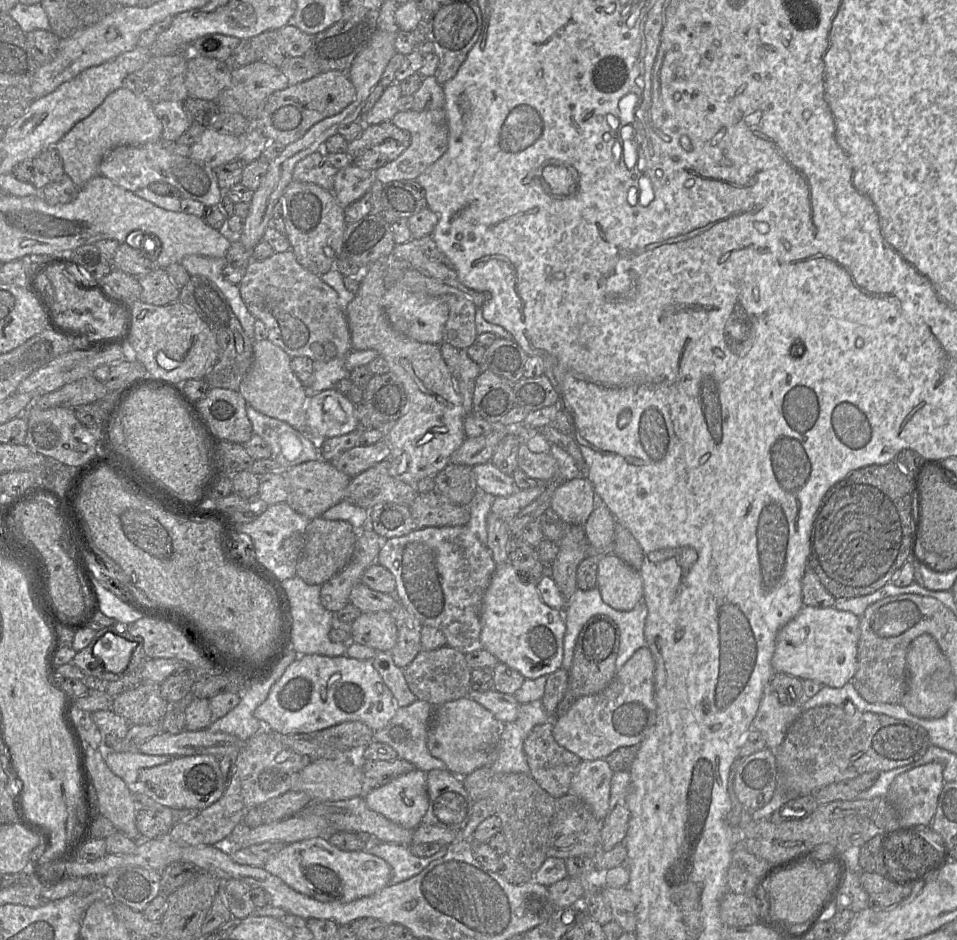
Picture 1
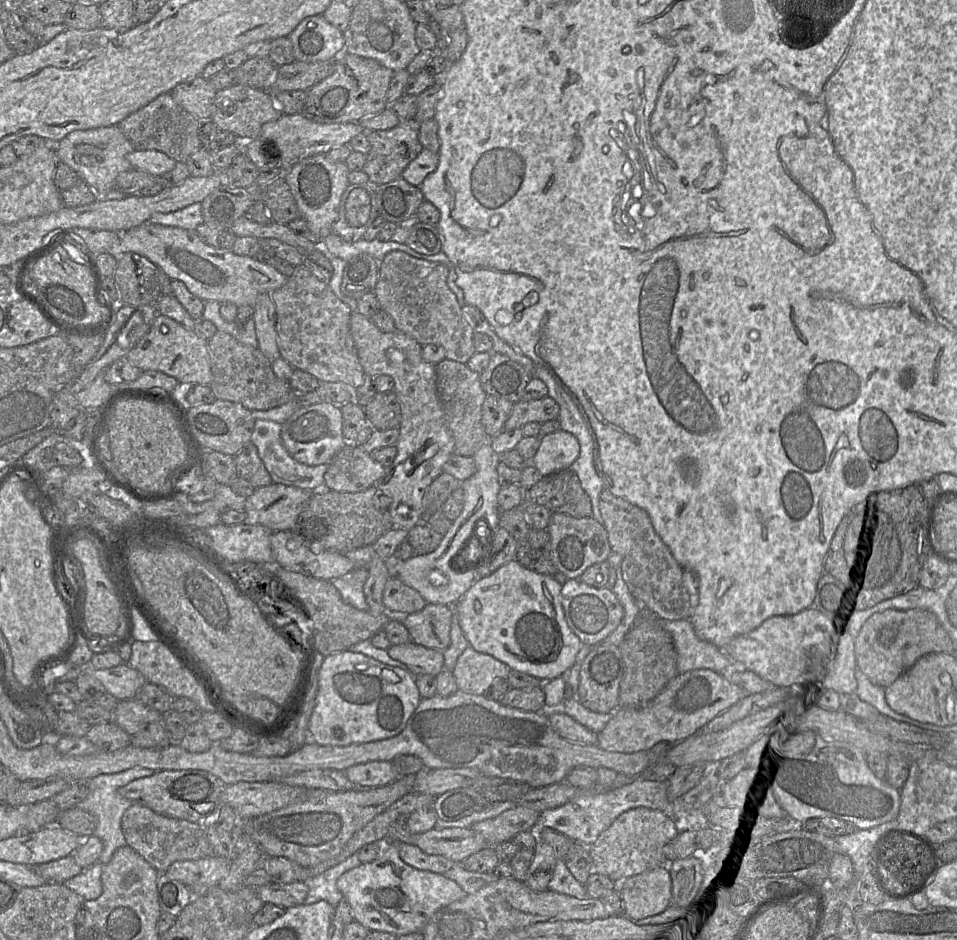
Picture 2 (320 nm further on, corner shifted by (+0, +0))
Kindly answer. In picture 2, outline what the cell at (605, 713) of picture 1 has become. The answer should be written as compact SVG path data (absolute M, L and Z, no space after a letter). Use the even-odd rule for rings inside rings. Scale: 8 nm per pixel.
M710 669L678 673L647 705L640 708L618 707L598 733L596 745L611 752L633 753L649 750L662 741L677 743L701 730L745 695L742 688Z

